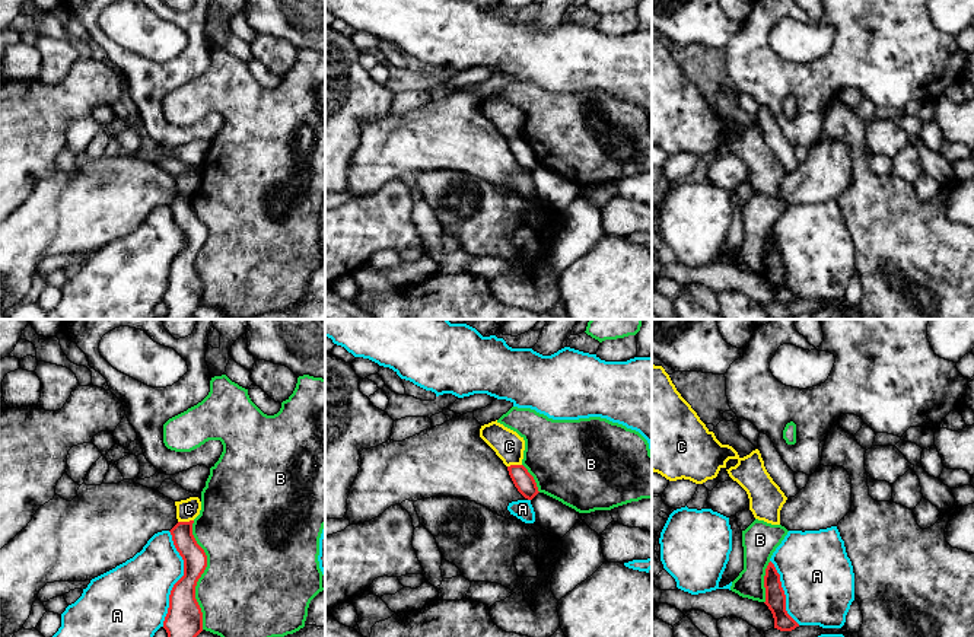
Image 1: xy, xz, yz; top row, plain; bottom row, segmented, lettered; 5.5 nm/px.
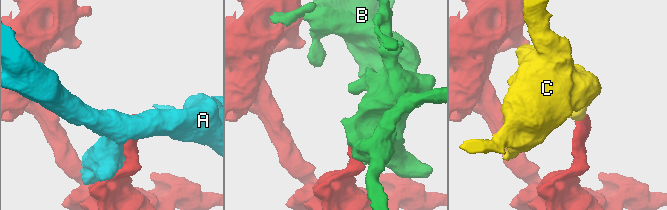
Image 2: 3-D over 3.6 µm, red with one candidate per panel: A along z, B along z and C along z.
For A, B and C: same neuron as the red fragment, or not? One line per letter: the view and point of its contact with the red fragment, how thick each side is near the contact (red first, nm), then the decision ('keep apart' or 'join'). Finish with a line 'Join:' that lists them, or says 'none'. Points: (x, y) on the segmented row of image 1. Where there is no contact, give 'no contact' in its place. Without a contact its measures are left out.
A: xy (180, 579) | 200/360 nm | keep apart
B: xy (201, 573) | 190/480 nm | keep apart
C: xy (185, 522) | 130/120 nm | keep apart
Join: none

